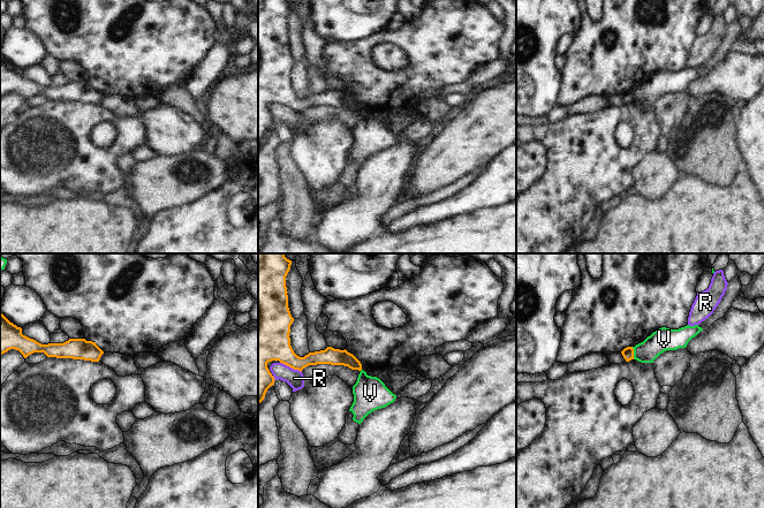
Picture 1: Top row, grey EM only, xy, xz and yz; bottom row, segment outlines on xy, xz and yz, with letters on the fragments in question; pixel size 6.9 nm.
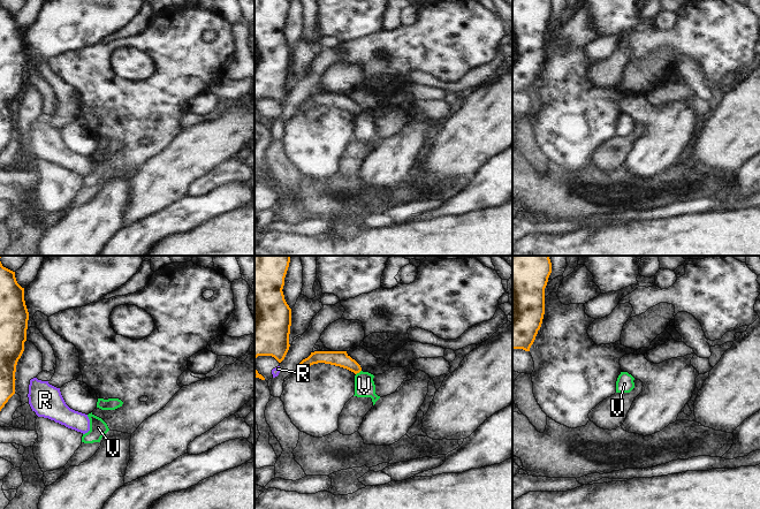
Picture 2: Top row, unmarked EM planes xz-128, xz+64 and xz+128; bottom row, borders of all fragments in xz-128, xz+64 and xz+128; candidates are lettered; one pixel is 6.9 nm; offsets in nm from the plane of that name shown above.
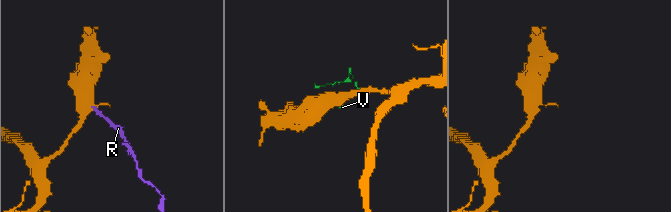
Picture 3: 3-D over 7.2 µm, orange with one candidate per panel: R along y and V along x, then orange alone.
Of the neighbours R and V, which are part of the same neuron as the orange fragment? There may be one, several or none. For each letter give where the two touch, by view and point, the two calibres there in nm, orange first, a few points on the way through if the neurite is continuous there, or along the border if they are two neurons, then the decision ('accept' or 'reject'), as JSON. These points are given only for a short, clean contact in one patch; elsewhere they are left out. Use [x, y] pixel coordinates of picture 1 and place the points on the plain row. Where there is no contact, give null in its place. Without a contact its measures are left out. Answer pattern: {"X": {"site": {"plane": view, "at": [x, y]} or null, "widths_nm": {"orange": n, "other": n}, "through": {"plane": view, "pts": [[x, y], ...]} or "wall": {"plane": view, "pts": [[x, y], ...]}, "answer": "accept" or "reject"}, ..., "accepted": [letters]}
{"R": {"site": {"plane": "xz", "at": [290, 108]}, "widths_nm": {"orange": 300, "other": 120}, "wall": {"plane": "xz", "pts": [[280, 104], [301, 114]]}, "answer": "reject"}, "V": {"site": {"plane": "yz", "at": [633, 95]}, "widths_nm": {"orange": 80, "other": 160}, "wall": {"plane": "yz", "pts": [[632, 89], [634, 100]]}, "answer": "reject"}, "accepted": []}

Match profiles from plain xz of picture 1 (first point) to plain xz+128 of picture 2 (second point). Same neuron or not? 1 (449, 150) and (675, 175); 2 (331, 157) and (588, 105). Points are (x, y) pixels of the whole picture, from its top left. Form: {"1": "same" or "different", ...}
{"1": "different", "2": "same"}

